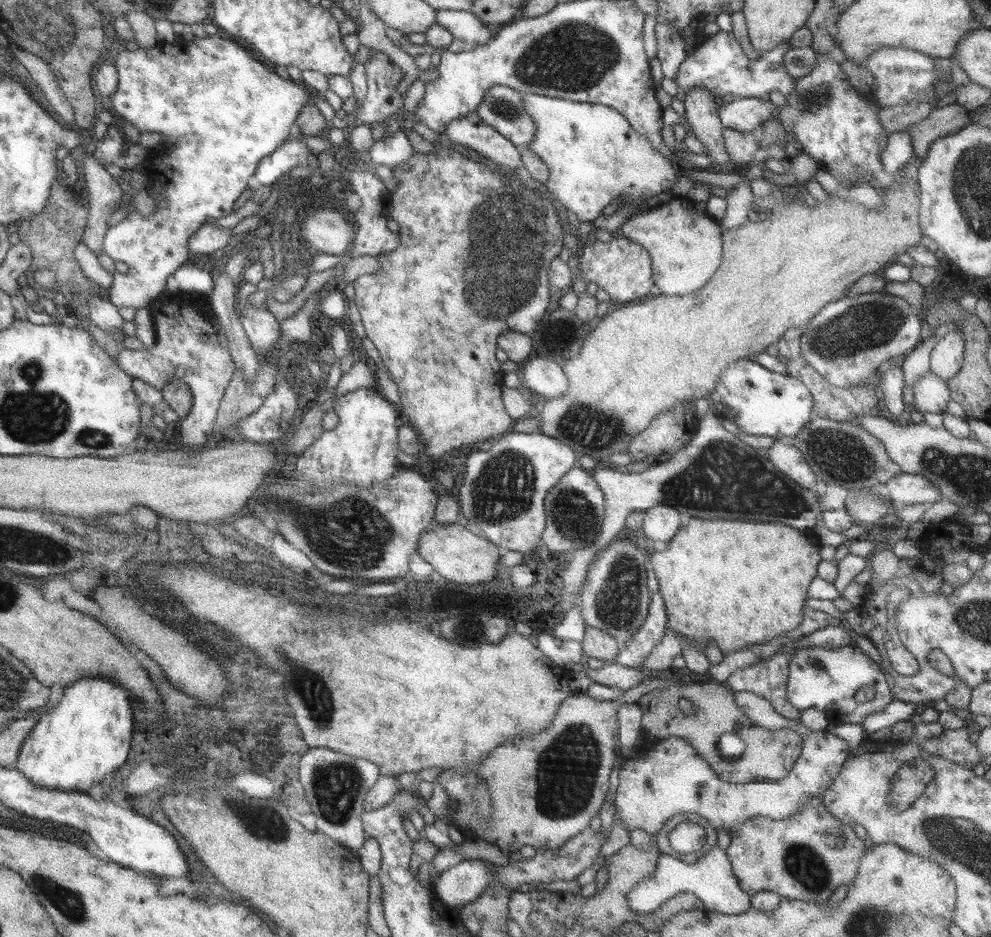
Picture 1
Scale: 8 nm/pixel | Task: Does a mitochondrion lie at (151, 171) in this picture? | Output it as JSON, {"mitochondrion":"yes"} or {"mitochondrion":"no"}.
{"mitochondrion":"no"}

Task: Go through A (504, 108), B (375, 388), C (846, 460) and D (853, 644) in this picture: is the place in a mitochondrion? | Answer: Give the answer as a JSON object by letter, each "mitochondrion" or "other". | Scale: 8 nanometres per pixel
{"A":"mitochondrion","B":"other","C":"mitochondrion","D":"other"}

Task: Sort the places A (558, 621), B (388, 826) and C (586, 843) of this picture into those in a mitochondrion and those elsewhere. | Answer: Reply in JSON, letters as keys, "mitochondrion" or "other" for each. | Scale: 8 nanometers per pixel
{"A":"other","B":"other","C":"other"}

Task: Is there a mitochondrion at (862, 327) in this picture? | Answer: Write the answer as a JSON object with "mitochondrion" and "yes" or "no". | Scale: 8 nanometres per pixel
{"mitochondrion":"yes"}

